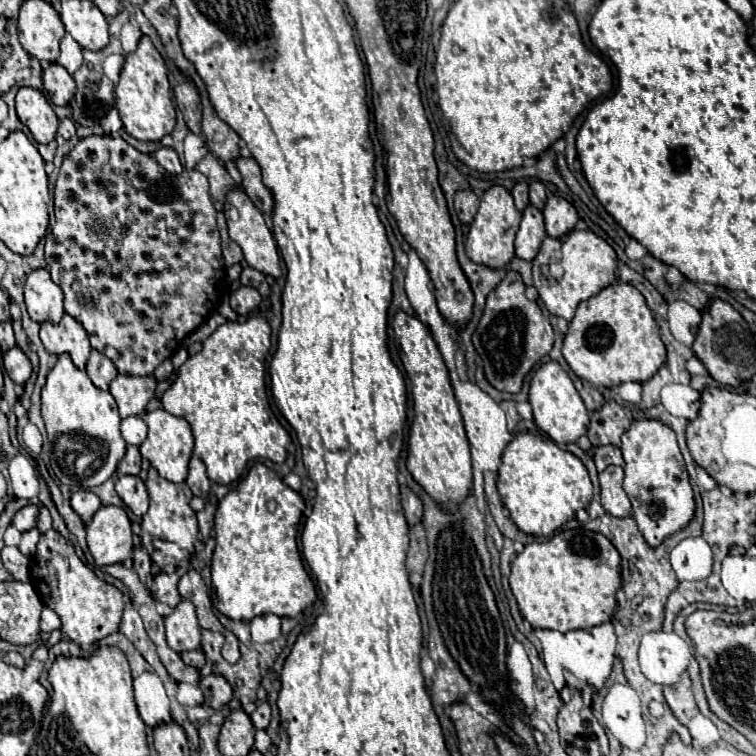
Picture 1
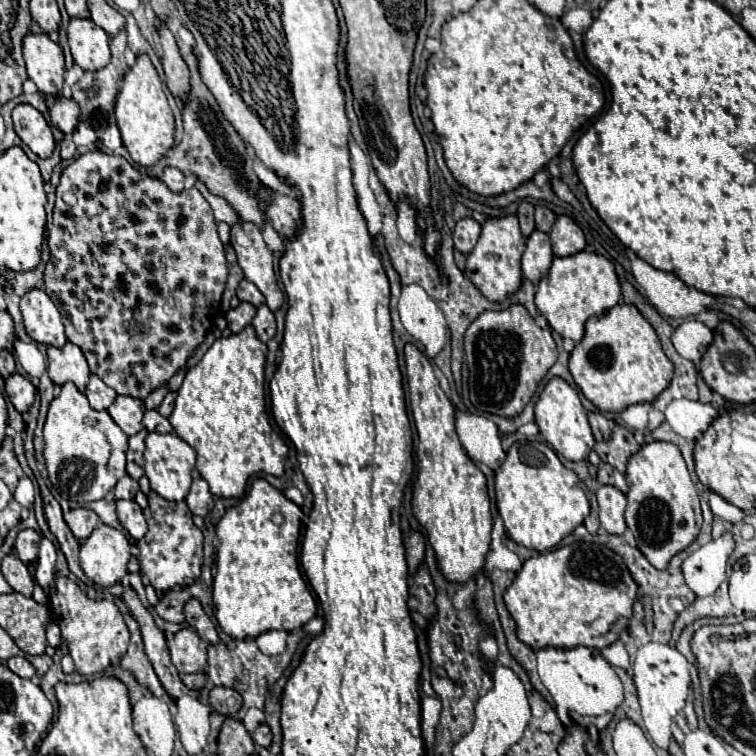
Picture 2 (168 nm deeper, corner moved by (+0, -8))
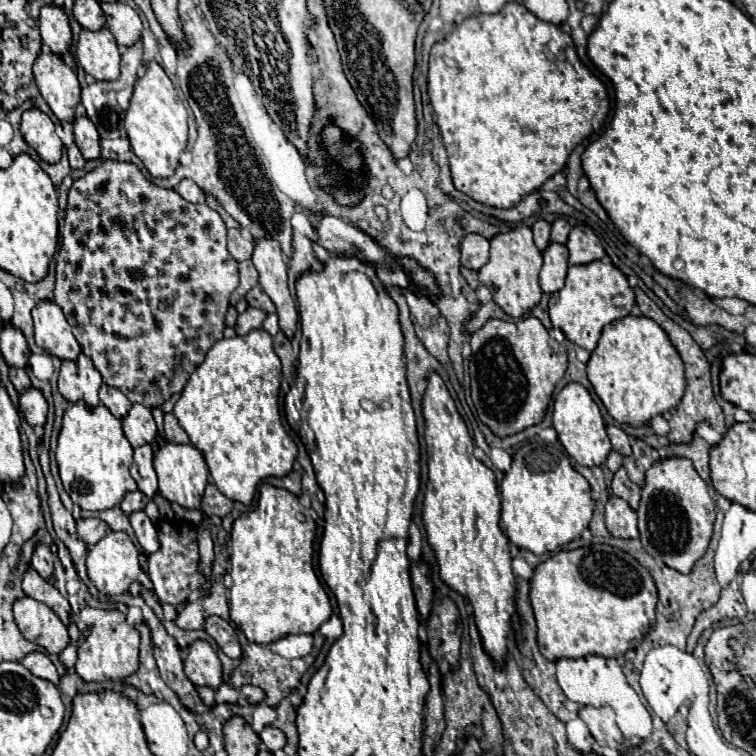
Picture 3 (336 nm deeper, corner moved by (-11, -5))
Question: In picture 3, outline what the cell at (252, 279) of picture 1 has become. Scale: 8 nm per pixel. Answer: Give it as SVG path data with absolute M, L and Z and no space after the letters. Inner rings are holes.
M254 286L254 288L246 294L246 302L248 302L250 306L254 306L254 308L264 310L266 314L272 314L272 312L276 310L274 304L272 304L272 300L264 294L264 290L262 290L260 286Z

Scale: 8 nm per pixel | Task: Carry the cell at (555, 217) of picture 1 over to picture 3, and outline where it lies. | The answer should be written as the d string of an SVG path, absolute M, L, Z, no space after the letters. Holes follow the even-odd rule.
M576 226L570 232L568 238L568 250L570 250L570 264L590 264L594 260L602 260L606 256L600 240L588 226Z

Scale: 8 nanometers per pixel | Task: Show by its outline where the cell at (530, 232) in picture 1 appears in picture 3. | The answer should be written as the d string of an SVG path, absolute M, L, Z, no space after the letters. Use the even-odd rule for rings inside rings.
M552 242L542 254L544 254L544 264L540 270L540 286L542 286L542 292L554 294L564 286L564 280L566 280L568 248Z

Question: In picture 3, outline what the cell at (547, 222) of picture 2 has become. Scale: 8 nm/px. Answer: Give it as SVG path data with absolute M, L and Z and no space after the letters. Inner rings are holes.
M558 218L558 220L552 224L552 242L566 244L568 234L570 234L570 224L568 224L564 218Z

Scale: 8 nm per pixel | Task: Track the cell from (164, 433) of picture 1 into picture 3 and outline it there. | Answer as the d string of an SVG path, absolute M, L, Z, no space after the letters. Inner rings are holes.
M166 444L154 454L154 470L158 476L158 494L170 502L180 504L186 510L198 510L204 494L204 486L208 484L208 466L204 456L192 444Z

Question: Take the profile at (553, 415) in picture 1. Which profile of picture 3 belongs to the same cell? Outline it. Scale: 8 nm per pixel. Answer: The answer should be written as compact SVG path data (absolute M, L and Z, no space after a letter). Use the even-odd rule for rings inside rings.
M568 384L560 390L560 394L554 400L554 414L552 414L554 430L558 432L558 440L566 448L566 452L580 464L580 466L600 466L606 462L612 446L606 436L604 418L600 414L598 404L592 400L590 392L582 384Z

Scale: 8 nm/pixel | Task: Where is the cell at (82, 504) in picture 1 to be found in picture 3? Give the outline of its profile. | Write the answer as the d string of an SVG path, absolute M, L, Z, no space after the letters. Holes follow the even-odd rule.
M82 518L76 522L78 526L78 534L80 538L88 544L88 546L94 546L98 540L102 540L108 532L108 526L106 522L98 520L98 518Z

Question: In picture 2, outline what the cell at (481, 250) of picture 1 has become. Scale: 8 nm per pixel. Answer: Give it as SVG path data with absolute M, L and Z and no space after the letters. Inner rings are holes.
M515 215L491 217L481 229L481 237L475 249L467 255L465 275L473 285L491 301L503 301L509 293L515 293L521 285L521 253L525 251L525 237L519 229Z

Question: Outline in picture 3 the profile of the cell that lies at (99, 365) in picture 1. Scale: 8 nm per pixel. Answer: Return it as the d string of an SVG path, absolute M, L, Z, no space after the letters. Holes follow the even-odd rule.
M100 386L100 402L116 416L116 418L124 418L130 408L132 408L132 402L116 388L110 388L110 386Z

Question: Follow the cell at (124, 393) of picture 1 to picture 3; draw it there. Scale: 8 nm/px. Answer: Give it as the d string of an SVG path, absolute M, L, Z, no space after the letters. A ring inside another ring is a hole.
M134 404L132 410L128 412L128 418L124 418L122 424L124 424L124 436L134 448L152 444L156 438L156 424L152 418L152 410L146 406Z

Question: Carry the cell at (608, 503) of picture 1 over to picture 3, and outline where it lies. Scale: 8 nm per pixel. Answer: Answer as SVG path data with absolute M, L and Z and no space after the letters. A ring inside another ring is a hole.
M608 498L606 502L606 528L616 538L638 538L636 512L622 498Z

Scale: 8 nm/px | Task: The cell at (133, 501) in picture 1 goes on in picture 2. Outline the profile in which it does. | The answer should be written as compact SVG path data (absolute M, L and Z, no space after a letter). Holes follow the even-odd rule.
M119 499L117 515L119 515L121 525L129 531L133 539L141 539L147 533L147 521L143 517L143 511L133 499Z

